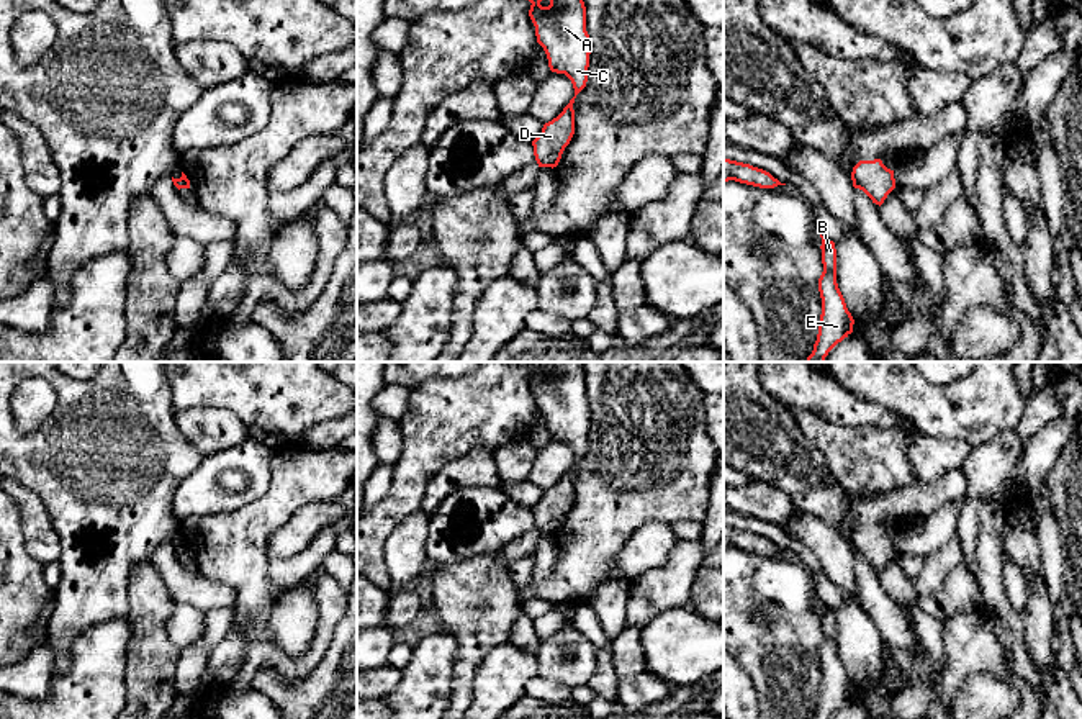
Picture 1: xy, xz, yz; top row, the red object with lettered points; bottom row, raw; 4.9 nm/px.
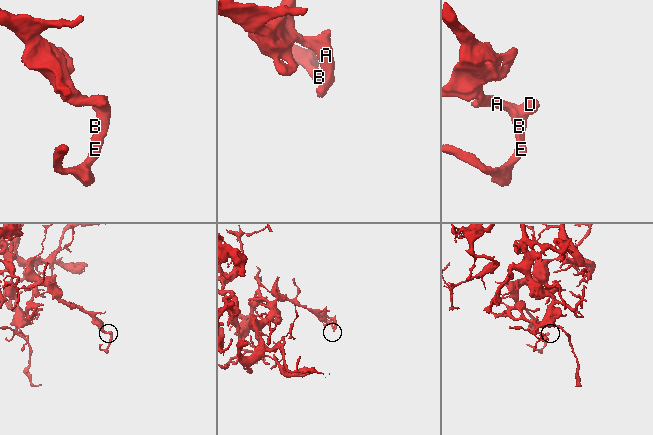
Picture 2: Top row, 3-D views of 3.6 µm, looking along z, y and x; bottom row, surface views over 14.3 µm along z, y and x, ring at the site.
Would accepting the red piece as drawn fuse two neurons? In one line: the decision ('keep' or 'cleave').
keep

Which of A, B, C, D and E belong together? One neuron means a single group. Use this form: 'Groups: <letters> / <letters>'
Groups: A B C D E

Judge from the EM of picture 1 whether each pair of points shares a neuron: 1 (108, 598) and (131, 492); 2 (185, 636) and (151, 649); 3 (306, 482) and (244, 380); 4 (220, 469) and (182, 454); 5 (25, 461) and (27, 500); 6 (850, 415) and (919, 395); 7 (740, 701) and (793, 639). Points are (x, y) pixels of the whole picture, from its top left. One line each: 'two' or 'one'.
1: one
2: two
3: two
4: two
5: two
6: two
7: two

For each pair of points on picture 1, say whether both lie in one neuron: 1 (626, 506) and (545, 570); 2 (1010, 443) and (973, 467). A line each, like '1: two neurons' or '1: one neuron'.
1: two neurons
2: one neuron

